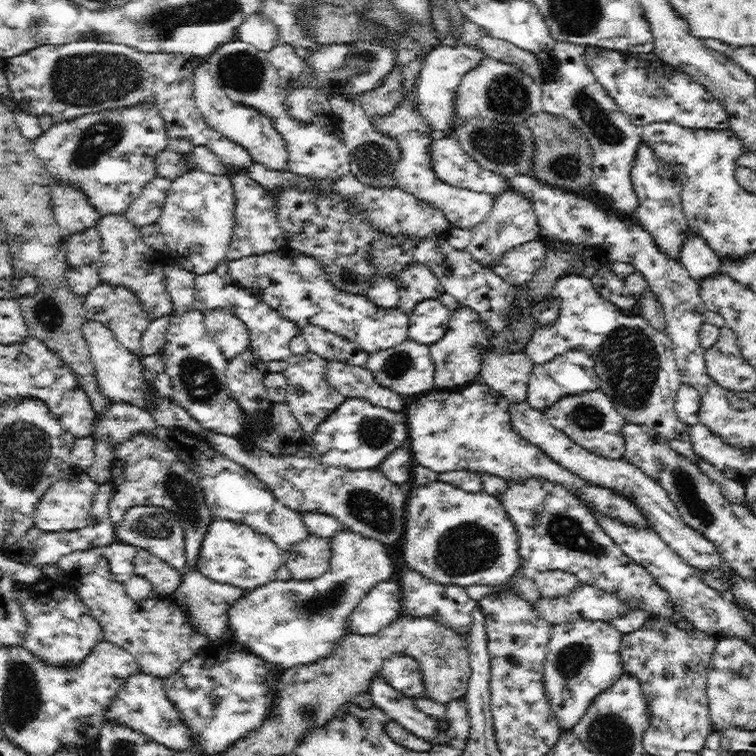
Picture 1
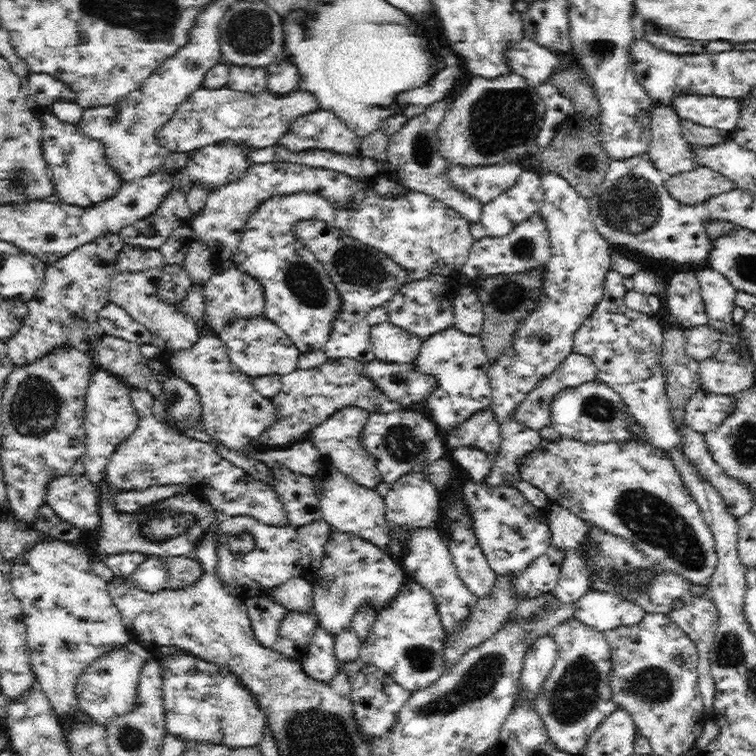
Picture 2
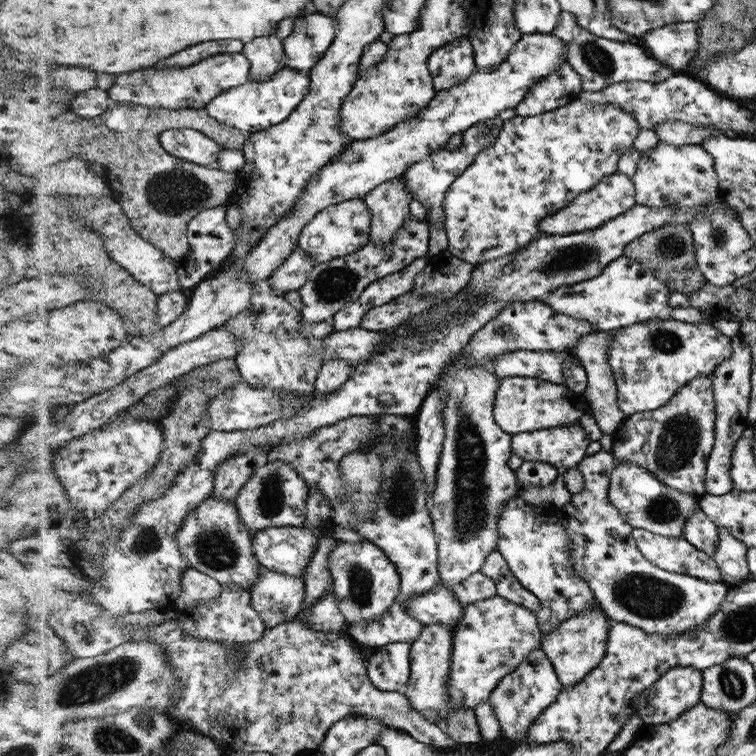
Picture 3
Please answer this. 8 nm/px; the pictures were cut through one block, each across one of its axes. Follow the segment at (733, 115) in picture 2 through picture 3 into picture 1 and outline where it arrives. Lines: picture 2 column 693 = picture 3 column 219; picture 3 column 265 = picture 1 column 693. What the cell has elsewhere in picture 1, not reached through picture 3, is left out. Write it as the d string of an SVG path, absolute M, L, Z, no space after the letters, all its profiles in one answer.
M592 48L586 50L586 62L605 86L608 94L617 100L622 112L633 124L642 128L646 124L665 123L692 130L726 130L730 128L730 116L726 109L710 93L694 83L685 73L662 62L651 54L632 54L628 51L605 50L600 57L594 57Z

